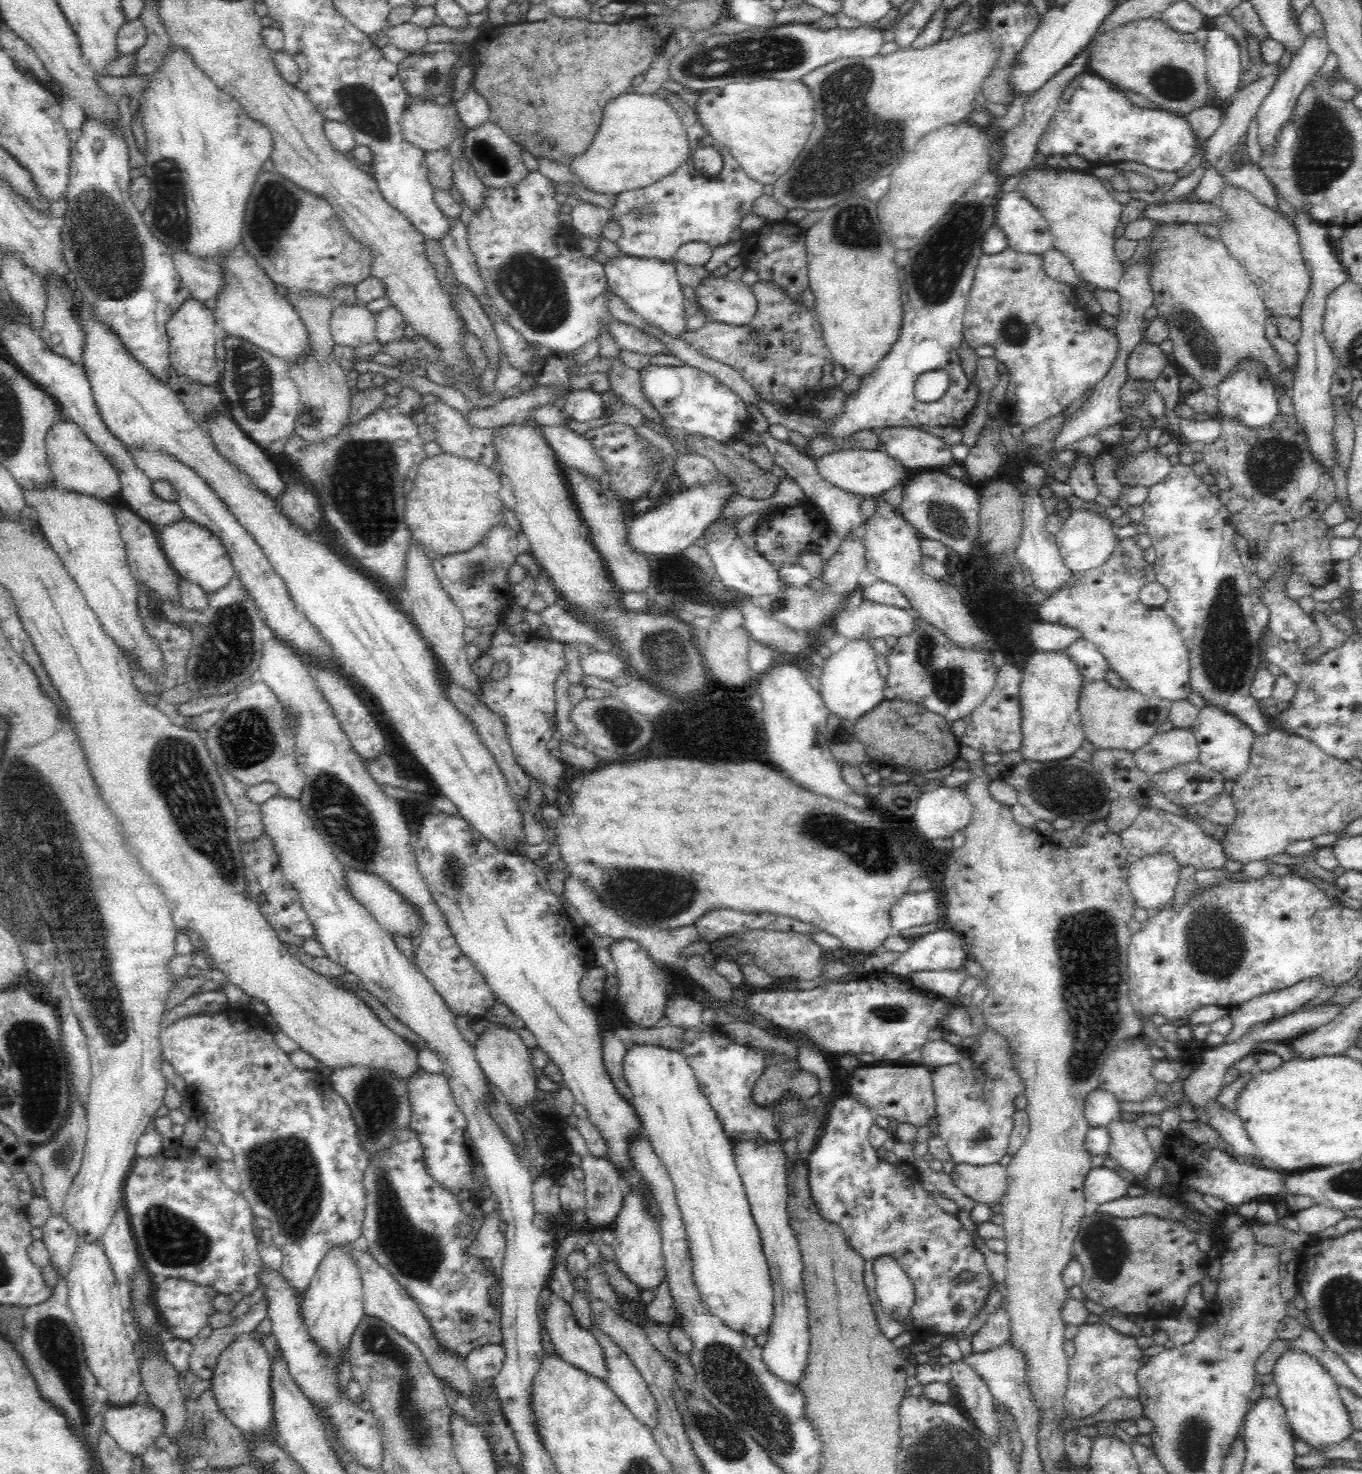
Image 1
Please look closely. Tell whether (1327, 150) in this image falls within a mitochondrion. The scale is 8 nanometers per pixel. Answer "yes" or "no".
yes

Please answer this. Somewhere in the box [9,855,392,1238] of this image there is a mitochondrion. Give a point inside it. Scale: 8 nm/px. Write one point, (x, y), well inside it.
(39, 1121)

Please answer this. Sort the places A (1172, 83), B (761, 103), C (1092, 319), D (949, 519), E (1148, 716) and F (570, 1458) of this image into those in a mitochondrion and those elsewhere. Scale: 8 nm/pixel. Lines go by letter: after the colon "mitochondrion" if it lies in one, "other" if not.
A: mitochondrion
B: other
C: other
D: mitochondrion
E: mitochondrion
F: other

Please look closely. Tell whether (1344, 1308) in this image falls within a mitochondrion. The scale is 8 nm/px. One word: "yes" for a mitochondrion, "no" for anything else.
yes

